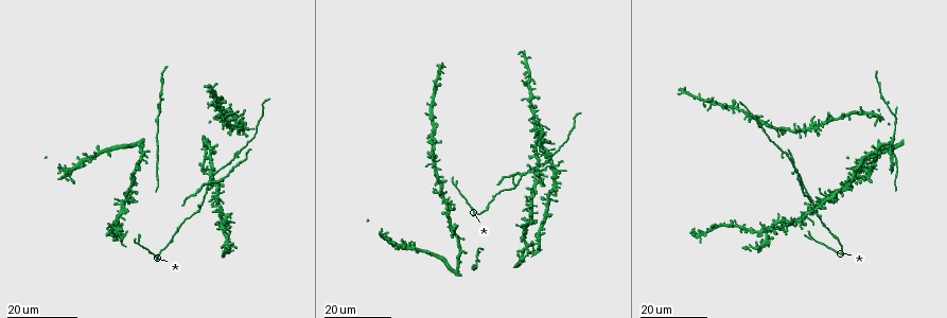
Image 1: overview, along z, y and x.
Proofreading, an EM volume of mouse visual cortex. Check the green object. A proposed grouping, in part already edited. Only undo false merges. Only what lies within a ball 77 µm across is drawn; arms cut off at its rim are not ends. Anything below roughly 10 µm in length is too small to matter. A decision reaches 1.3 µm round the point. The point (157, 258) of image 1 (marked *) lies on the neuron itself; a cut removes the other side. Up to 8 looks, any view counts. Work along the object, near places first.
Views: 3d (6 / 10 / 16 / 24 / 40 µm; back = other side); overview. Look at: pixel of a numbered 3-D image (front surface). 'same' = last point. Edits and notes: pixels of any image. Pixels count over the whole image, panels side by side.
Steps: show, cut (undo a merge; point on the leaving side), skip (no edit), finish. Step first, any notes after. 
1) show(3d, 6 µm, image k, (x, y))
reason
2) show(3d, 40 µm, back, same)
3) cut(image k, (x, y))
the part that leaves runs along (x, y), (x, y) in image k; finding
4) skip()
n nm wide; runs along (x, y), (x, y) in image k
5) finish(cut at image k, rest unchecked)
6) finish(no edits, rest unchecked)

show(3d, 24 µm, image 1, (514, 189))
side arm on a straight run

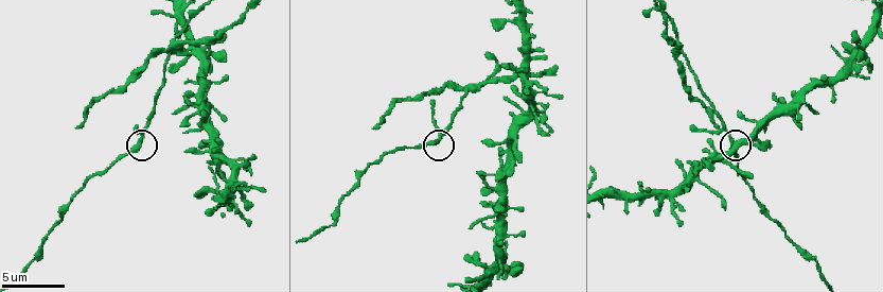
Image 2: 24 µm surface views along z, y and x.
show(3d, 6 µm, image 2, (730, 135))

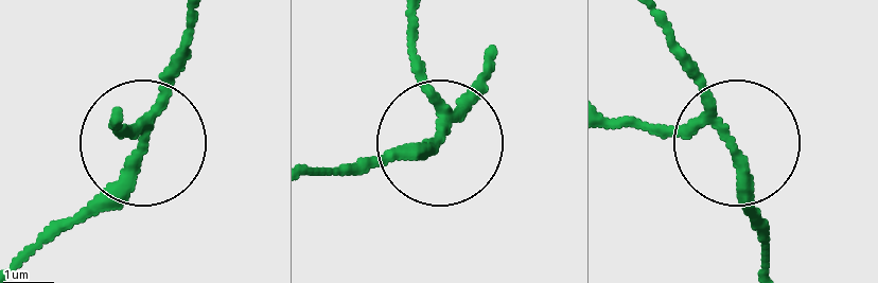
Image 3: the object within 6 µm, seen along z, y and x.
skip()
runs along (768, 262), (759, 211), (718, 136), (616, 123) in image 3; continuous, no second neuron

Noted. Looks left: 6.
show(3d, 10 µm, image 2, (732, 148))
side arm on a straight run

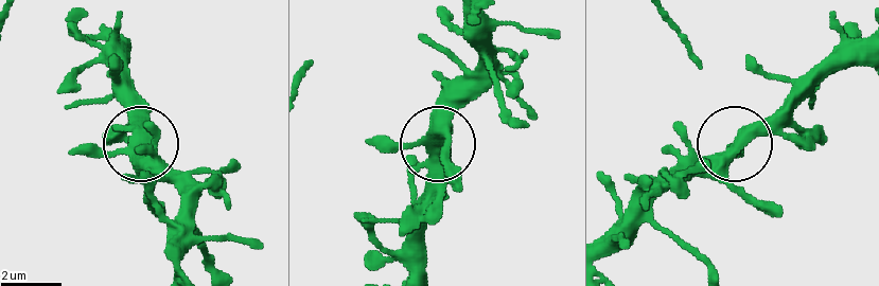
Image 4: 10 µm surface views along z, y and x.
skip()
all the same neuron

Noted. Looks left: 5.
show(3d, 10 µm, image 2, (676, 45))
arms part here

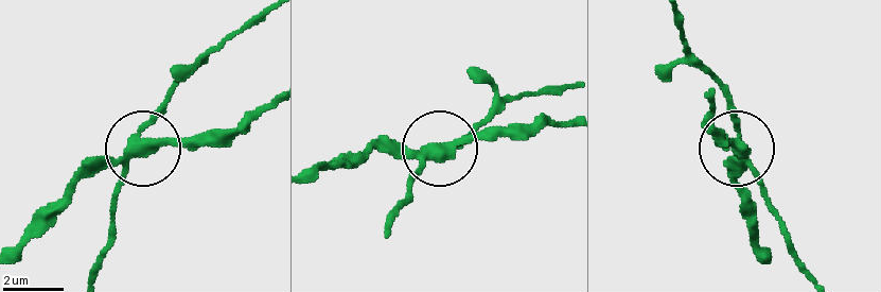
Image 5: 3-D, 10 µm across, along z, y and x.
show(3d, 10 µm, back, image 5, (148, 142))

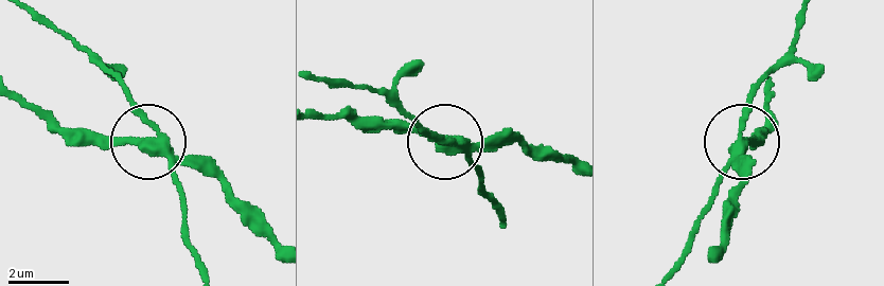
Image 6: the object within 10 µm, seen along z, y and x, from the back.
cut(image 6, (123, 141))
3 arms; the part that leaves runs along (161, 146), (72, 139), (19, 101) in image 6; two neurons meet here

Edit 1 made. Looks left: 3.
show(3d, 24 µm, image 1, (233, 127))
thin arm on a thick one

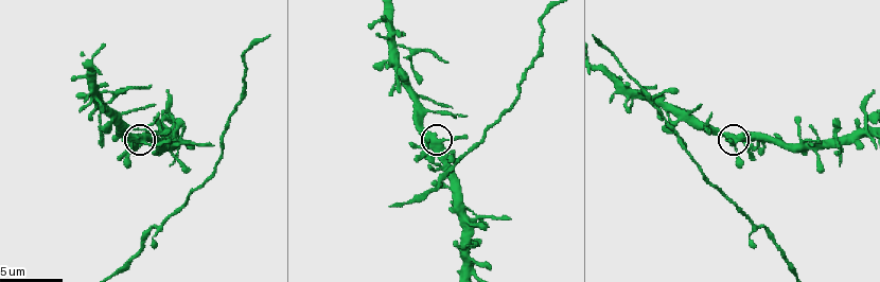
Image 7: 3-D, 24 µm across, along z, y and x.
show(3d, 6 µm, image 7, (131, 136))
closer look

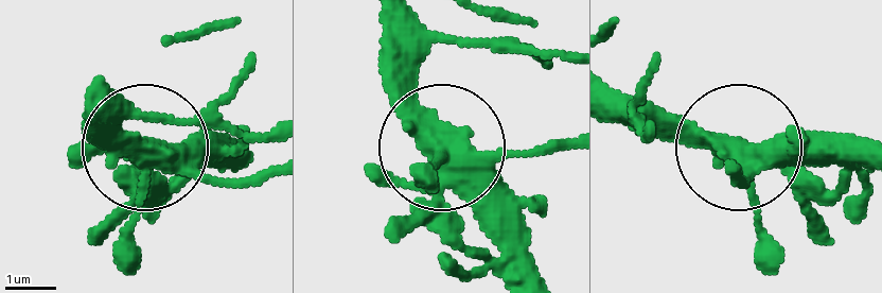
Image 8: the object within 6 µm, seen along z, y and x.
skip()
all the same neuron

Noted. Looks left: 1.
finish(cut at image 6, rest unchecked)

